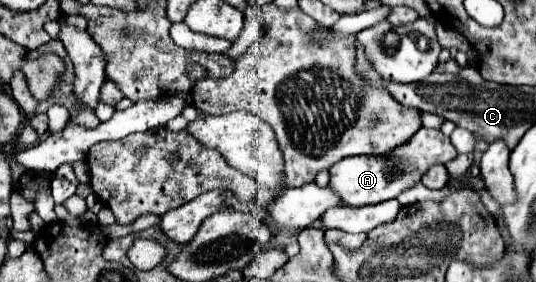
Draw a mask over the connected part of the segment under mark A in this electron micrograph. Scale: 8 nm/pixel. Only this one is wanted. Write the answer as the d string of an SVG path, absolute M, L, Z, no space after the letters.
M420 127L418 133L402 147L392 151L388 157L350 157L338 161L334 167L330 167L330 183L328 187L342 199L342 205L348 207L366 207L380 201L388 201L398 197L404 189L412 187L424 171L440 161L448 163L458 155L454 145L450 143L450 137L446 137L440 129L428 129Z

